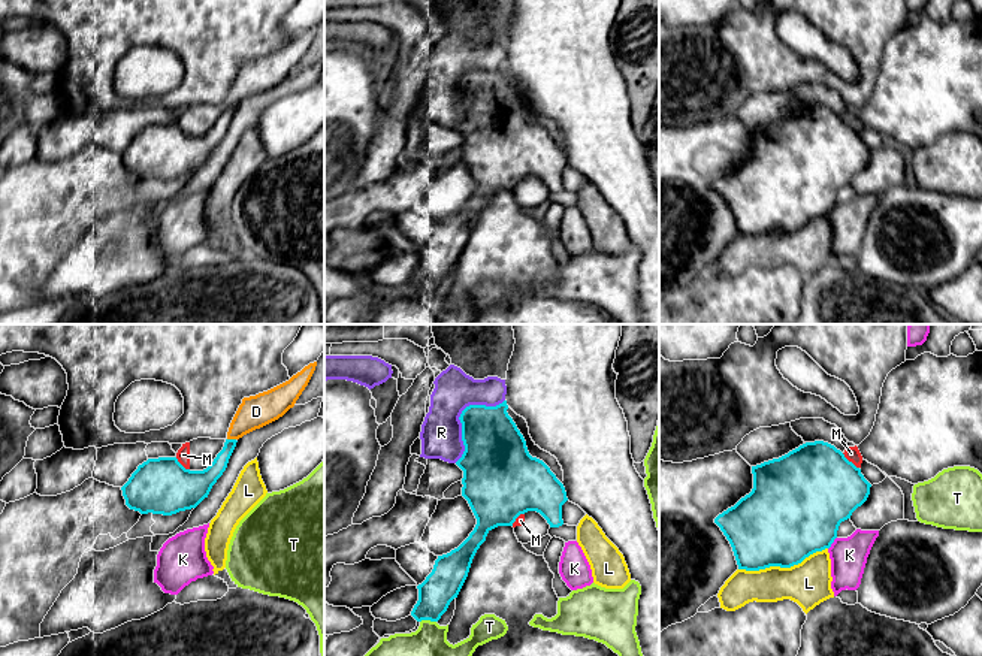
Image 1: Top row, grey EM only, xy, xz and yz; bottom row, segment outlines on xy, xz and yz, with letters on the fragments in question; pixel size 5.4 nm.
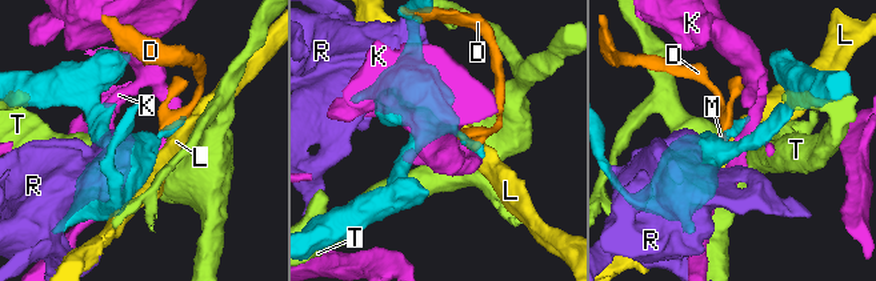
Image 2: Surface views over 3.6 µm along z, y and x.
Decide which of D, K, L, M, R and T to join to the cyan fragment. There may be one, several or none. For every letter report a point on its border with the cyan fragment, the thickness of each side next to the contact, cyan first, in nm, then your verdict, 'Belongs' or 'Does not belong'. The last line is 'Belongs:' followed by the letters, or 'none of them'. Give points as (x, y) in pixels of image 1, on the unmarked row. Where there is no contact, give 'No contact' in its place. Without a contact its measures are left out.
D: Touches cyan at xy (232, 105). Thickness 100 nm (cyan) against 180 nm. Does not belong
K: Touches cyan at yz (833, 206). Thickness 480 nm (cyan) against 190 nm. Does not belong
L: Touches cyan at yz (782, 232). Thickness 460 nm (cyan) against 240 nm. Does not belong
M: Touches cyan at yz (851, 127). Thickness 460 nm (cyan) against 80 nm. Does not belong
R: Touches cyan at xz (461, 81). Thickness 320 nm (cyan) against 220 nm. Does not belong
T: Touches cyan at xz (428, 284). Thickness 190 nm (cyan) against 300 nm. Does not belong
Belongs: none of them

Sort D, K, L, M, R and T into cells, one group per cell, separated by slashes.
D M / K / L / R / T

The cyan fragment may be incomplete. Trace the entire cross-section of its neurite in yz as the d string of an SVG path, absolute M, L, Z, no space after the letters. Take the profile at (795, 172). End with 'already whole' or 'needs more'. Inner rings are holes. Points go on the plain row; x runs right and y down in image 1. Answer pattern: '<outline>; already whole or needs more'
M806 108L788 120L752 131L753 154L714 184L729 206L738 235L791 233L830 214L842 187L861 172L871 149L834 111Z; already whole

